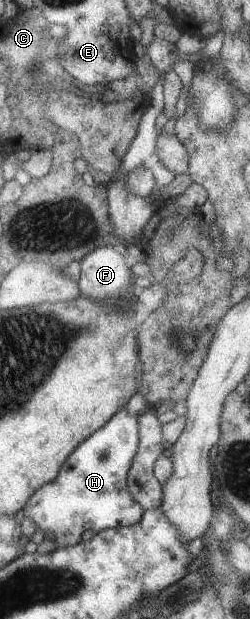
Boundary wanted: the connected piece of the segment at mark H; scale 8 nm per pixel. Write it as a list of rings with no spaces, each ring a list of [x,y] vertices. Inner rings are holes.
[[[122,406],[108,422],[104,423],[104,426],[89,434],[74,448],[70,456],[64,460],[64,464],[60,466],[56,478],[52,482],[42,484],[23,506],[24,516],[42,532],[43,538],[52,540],[57,548],[76,545],[81,541],[81,534],[84,531],[97,533],[106,528],[130,526],[142,518],[143,508],[138,502],[134,502],[134,498],[126,488],[127,472],[139,443],[136,418],[138,414],[128,413],[126,406]]]

